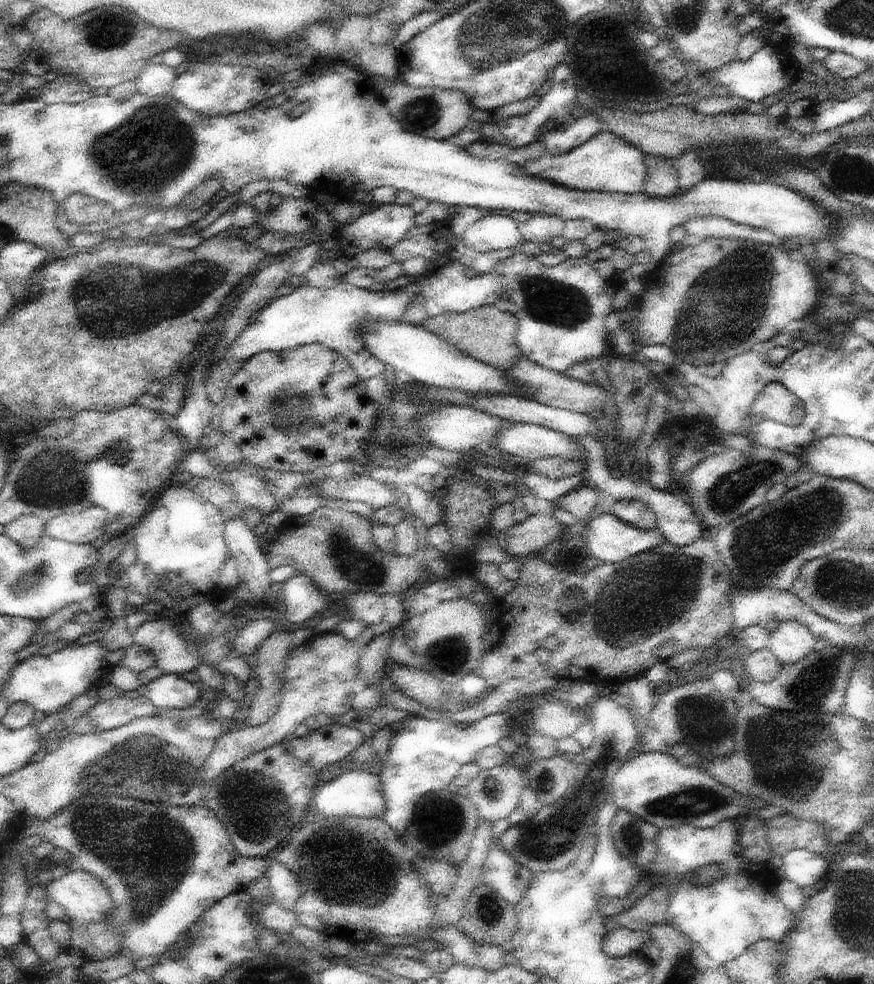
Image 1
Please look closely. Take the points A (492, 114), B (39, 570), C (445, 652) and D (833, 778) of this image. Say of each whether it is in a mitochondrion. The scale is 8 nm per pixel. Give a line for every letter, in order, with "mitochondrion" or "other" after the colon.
A: other
B: mitochondrion
C: mitochondrion
D: other

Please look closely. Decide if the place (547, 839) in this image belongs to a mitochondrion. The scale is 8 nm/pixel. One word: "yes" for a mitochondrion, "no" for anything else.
yes

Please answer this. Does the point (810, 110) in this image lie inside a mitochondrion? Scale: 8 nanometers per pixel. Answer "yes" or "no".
no

